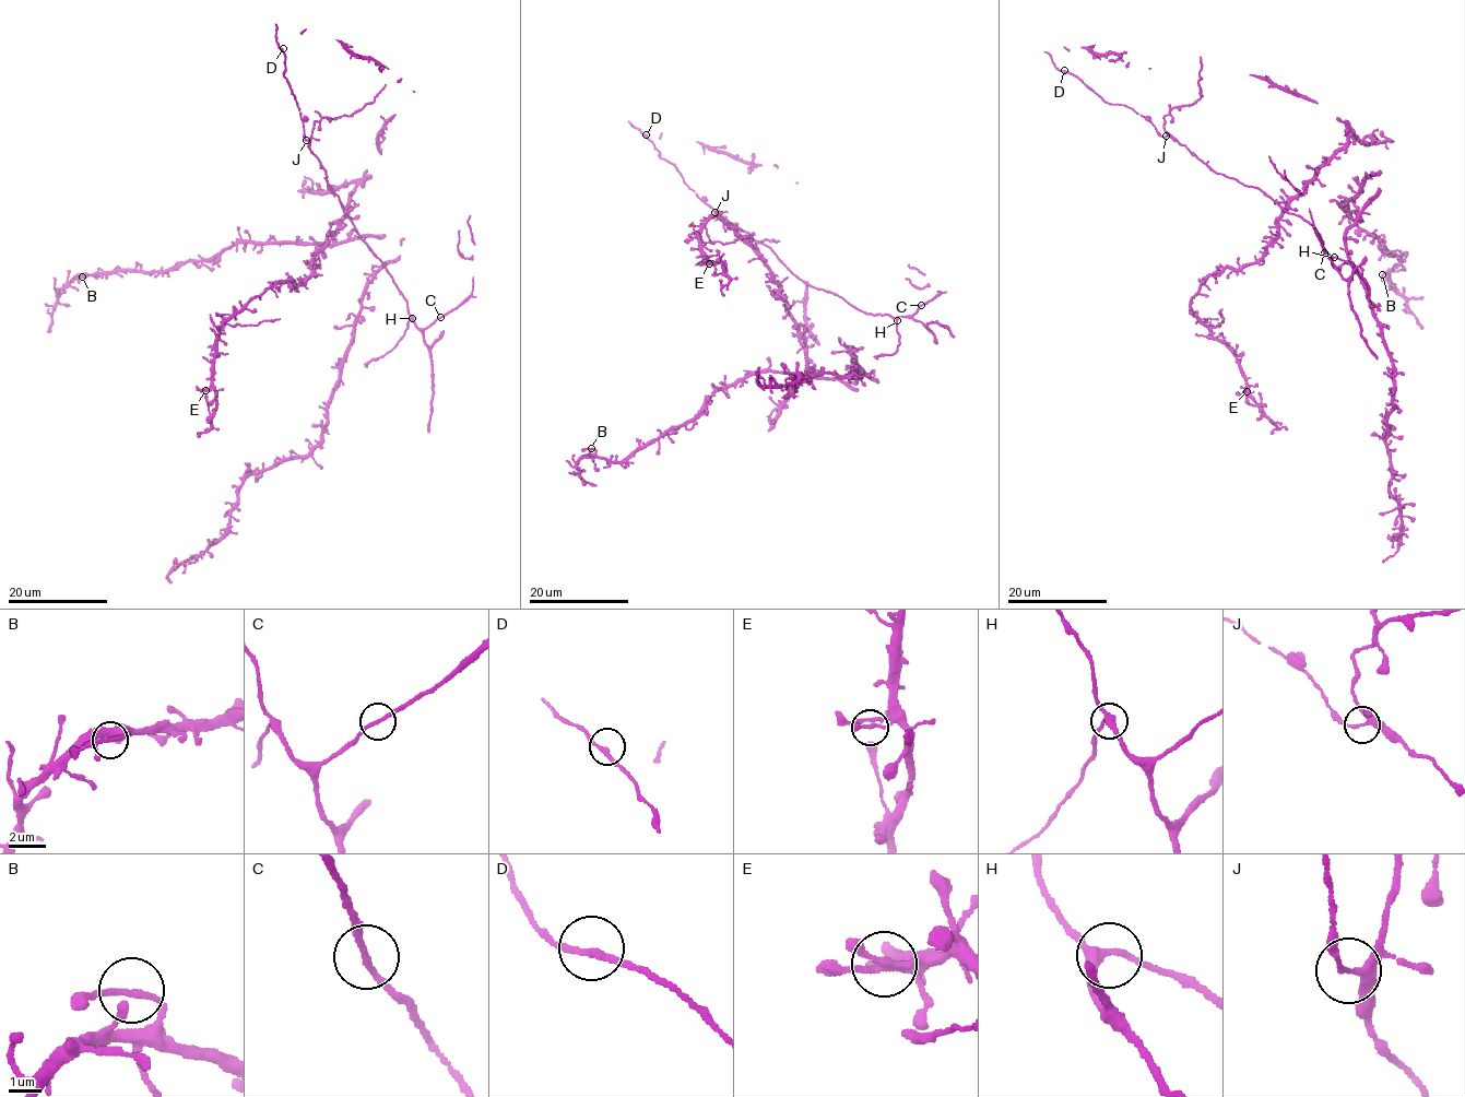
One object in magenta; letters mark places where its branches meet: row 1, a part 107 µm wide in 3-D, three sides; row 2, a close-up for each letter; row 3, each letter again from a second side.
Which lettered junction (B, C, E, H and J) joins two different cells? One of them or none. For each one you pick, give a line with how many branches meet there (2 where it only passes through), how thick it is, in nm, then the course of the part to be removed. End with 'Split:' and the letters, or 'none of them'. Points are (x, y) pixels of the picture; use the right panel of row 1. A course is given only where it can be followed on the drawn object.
Split: none of them

